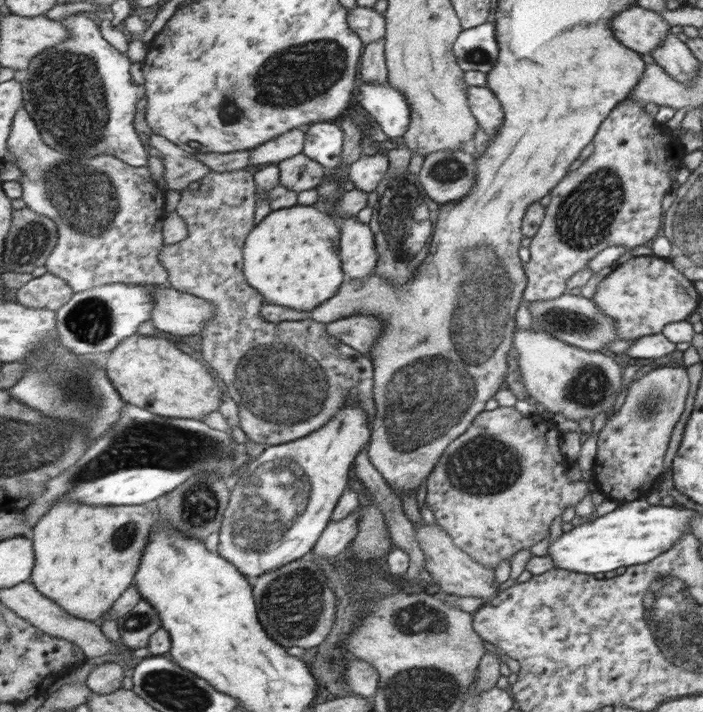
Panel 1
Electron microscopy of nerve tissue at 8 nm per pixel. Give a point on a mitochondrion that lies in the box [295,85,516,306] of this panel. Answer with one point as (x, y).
(404, 221)

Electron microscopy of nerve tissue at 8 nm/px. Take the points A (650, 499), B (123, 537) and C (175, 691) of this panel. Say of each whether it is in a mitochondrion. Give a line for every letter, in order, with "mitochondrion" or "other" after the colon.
A: other
B: mitochondrion
C: mitochondrion

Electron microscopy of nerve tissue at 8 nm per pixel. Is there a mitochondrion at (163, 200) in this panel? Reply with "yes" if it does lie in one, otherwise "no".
no

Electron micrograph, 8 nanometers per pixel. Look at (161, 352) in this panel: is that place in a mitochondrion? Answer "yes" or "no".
no

